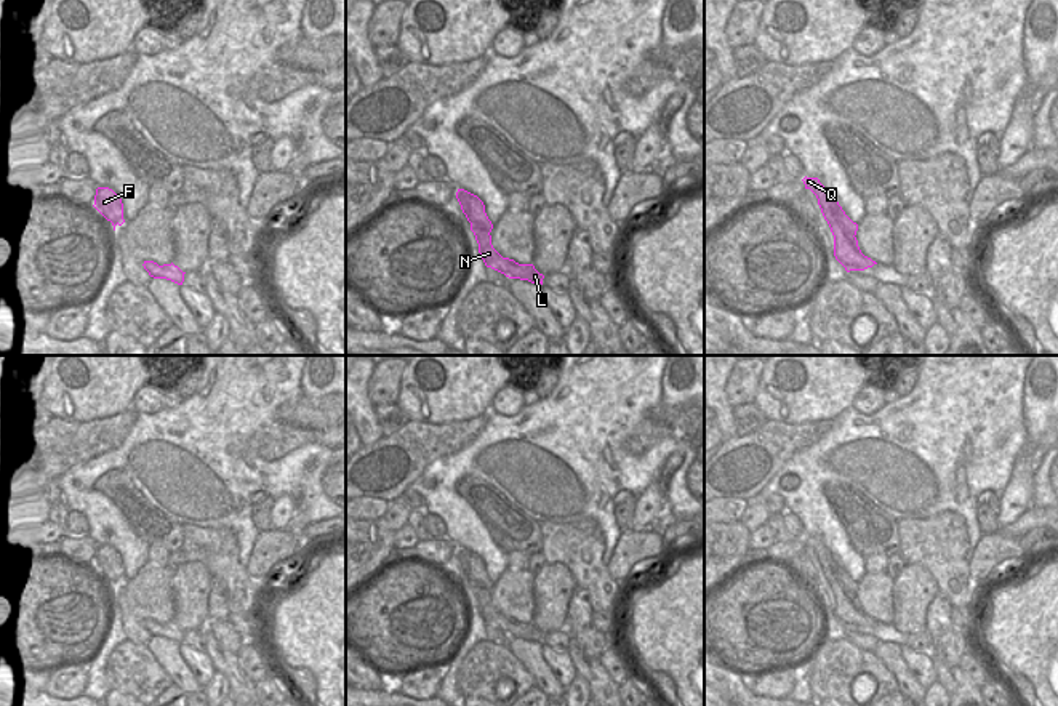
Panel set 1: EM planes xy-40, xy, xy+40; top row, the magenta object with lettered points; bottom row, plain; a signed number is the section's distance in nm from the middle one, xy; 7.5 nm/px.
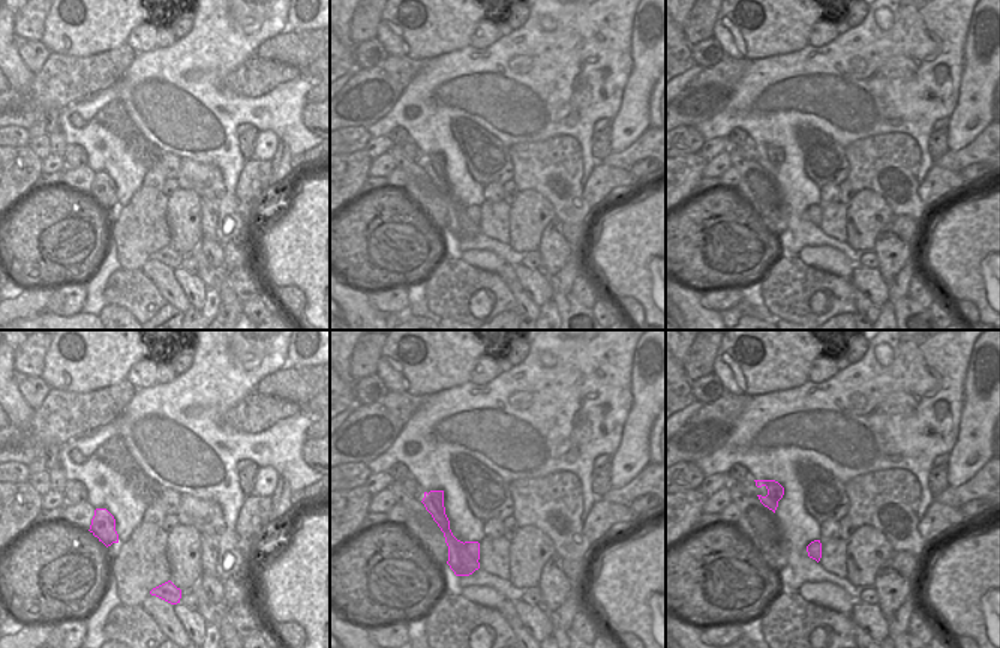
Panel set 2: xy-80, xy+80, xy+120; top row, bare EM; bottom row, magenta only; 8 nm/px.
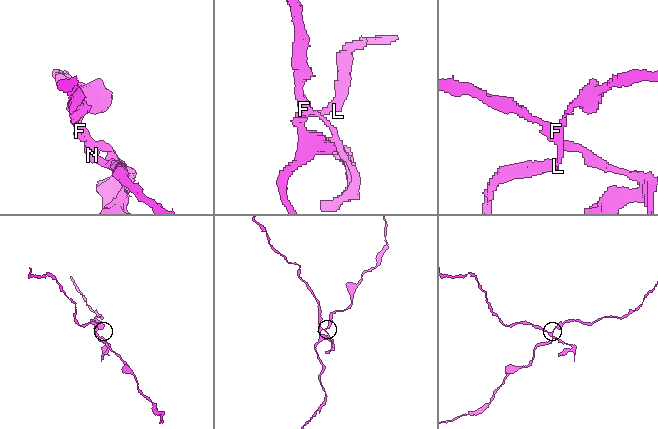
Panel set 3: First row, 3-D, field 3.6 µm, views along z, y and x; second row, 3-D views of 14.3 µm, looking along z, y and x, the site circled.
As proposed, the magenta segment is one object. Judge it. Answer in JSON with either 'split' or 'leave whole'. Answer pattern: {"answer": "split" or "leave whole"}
{"answer": "split"}

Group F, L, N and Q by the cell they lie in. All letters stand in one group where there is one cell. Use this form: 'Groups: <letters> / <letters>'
Groups: F / L N Q

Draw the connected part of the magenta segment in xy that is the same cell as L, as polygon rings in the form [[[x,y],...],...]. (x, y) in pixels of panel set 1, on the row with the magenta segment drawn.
[[[471,223],[471,231],[479,243],[479,253],[487,267],[491,267],[509,279],[528,280],[531,283],[541,283],[544,275],[539,274],[533,264],[519,264],[514,259],[503,258],[491,245],[491,235],[483,227]]]

